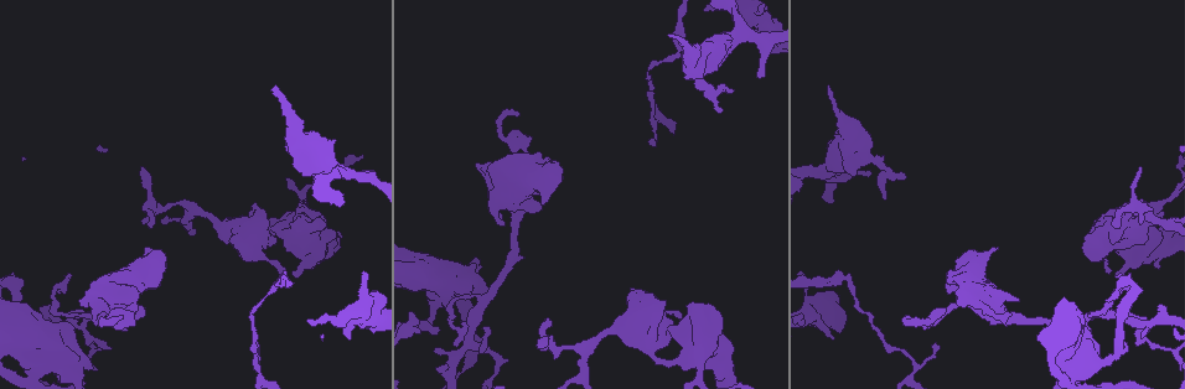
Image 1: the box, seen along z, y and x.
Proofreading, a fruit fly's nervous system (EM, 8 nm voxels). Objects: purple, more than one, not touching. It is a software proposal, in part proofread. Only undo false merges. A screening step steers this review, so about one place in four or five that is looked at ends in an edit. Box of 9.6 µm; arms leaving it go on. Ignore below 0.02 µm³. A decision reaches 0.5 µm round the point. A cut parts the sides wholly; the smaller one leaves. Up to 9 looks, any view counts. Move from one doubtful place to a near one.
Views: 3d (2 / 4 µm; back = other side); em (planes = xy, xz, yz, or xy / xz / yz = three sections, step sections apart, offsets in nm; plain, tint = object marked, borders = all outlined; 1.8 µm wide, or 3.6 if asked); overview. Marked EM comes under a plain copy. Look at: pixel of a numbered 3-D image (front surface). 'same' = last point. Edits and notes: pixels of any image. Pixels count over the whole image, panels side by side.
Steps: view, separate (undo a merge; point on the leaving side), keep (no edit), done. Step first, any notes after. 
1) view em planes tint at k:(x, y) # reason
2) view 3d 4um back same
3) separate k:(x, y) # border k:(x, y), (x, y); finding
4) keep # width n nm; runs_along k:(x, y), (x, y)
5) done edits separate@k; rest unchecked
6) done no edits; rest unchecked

view 3d 4um at 1:(690, 53) # thick turns thin

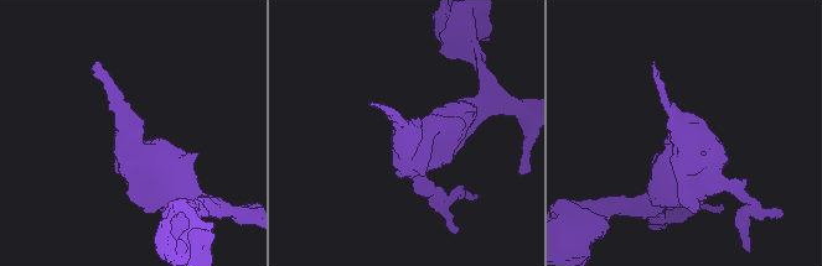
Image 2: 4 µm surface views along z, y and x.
view em xy step 8 tint at 2:(125, 130) # shape alone is not enough

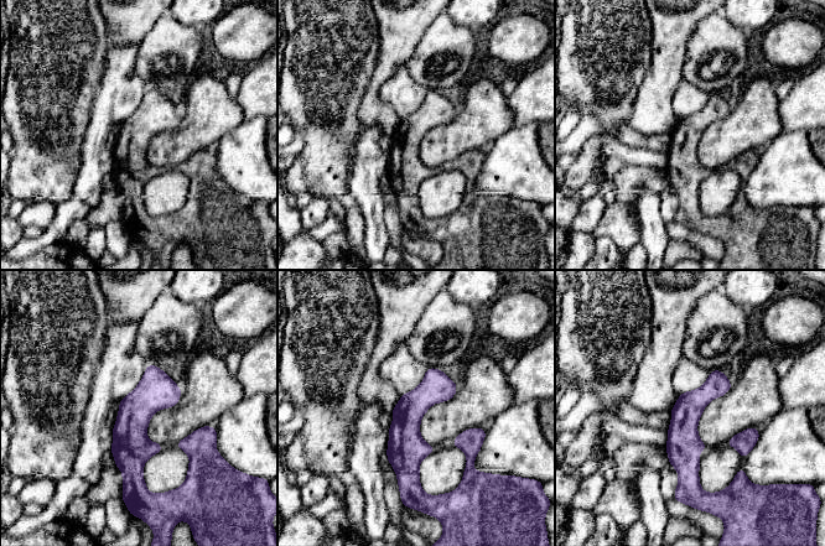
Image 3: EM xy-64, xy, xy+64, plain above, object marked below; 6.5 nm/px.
keep # runs_along 3:(151, 368), (128, 482); all the same neuron

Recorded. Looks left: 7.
view 3d 4um back at 1:(363, 319) # calibre changes

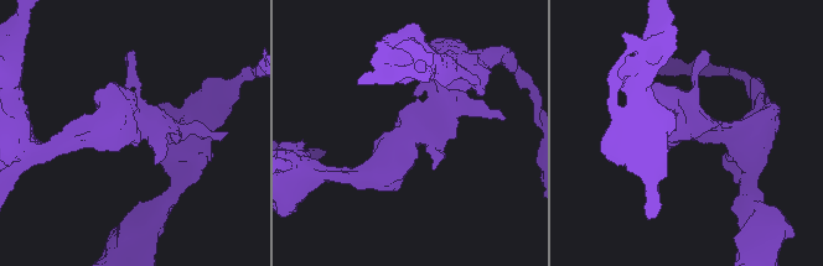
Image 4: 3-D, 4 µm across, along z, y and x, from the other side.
view em 3.6um planes tint at 4:(405, 140)

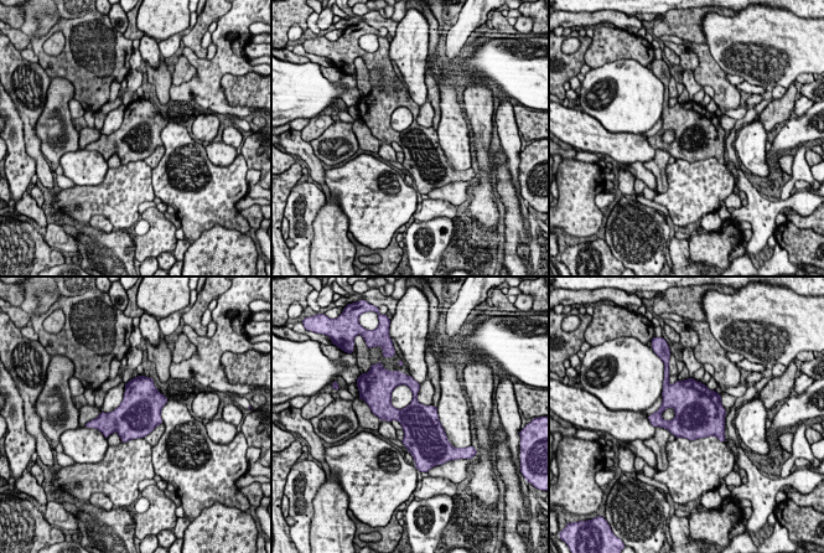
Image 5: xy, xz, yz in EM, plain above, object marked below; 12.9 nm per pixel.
keep # one neuron here

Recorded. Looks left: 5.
view em 3.6um planes borders at 1:(1127, 235) # four arms meet

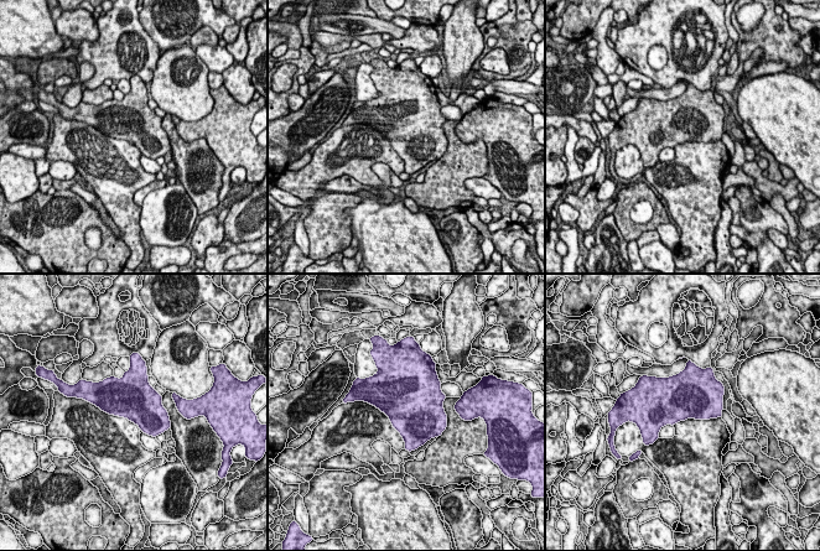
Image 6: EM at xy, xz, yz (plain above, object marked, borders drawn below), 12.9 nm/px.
keep # width 480 nm; one neuron here

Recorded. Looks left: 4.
view 3d 4um at 1:(1072, 365) # sharp bend

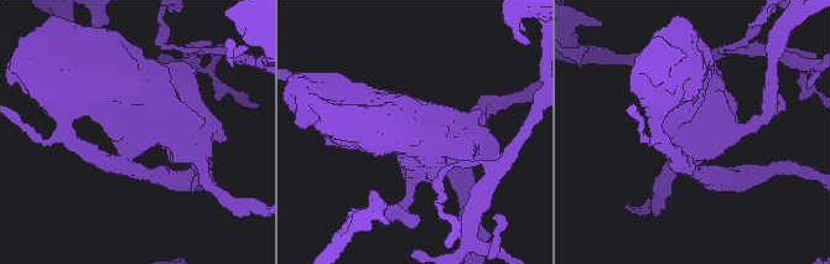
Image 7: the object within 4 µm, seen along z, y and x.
view em planes tint at 7:(693, 134) # now the EM

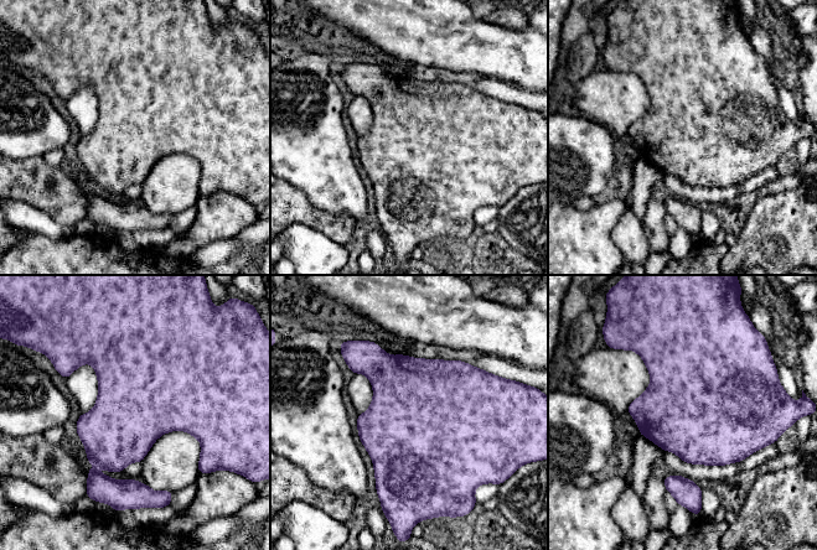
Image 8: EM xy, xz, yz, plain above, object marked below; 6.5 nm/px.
keep # one neuron here

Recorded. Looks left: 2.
done no edits; rest unchecked

